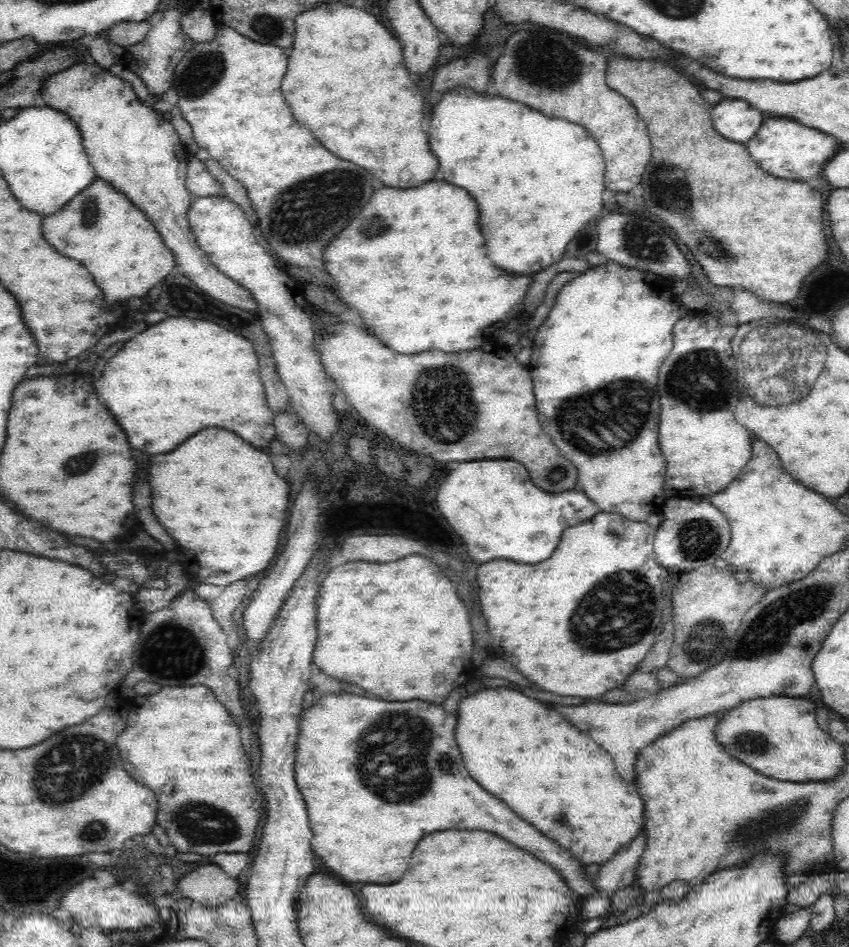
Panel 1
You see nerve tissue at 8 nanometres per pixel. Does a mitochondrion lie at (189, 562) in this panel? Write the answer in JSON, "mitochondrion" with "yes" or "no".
{"mitochondrion":"no"}

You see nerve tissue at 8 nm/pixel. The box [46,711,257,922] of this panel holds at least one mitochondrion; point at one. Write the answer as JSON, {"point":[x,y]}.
{"point":[201,823]}

